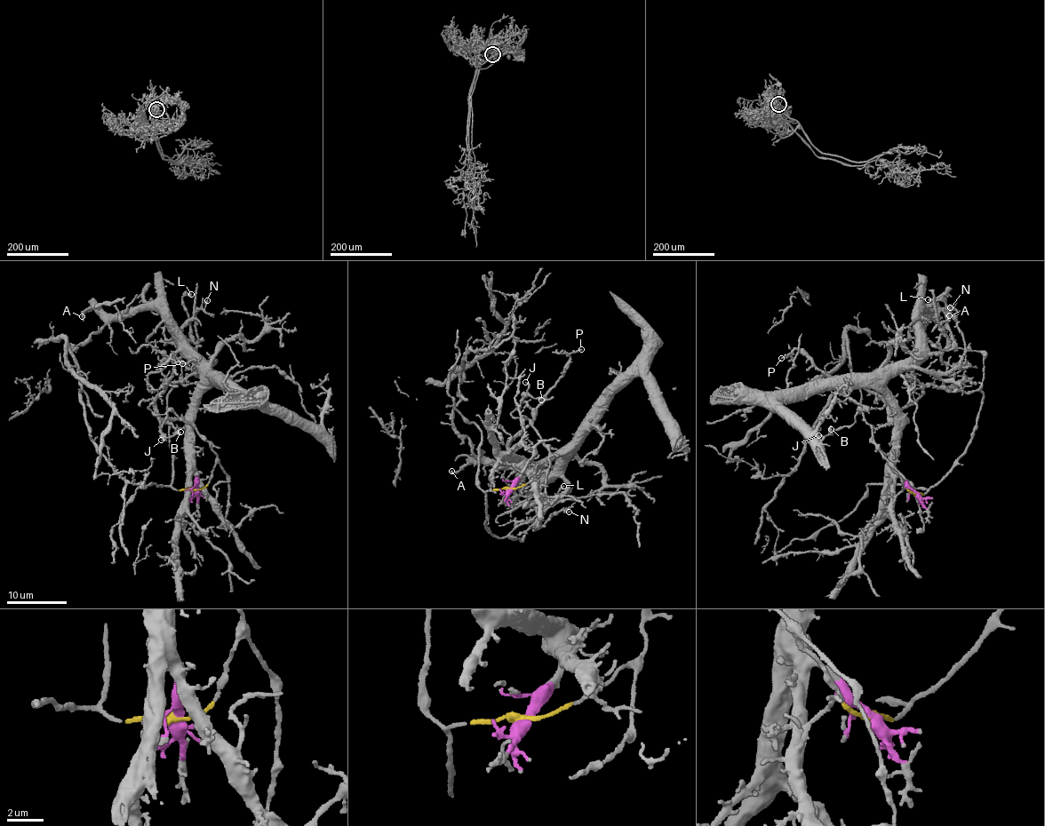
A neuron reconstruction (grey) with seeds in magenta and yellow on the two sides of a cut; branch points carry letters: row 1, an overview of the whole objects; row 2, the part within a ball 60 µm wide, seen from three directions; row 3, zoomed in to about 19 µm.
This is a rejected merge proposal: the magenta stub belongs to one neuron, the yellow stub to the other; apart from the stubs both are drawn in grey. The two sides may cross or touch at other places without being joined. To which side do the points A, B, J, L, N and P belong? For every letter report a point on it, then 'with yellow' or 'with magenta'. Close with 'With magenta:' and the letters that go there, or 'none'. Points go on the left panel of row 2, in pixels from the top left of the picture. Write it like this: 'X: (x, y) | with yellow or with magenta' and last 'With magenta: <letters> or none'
A: (82, 316) | with magenta
B: (180, 432) | with yellow
J: (161, 440) | with yellow
L: (191, 294) | with yellow
N: (207, 300) | with magenta
P: (182, 363) | with magenta
With magenta: A, N, P

